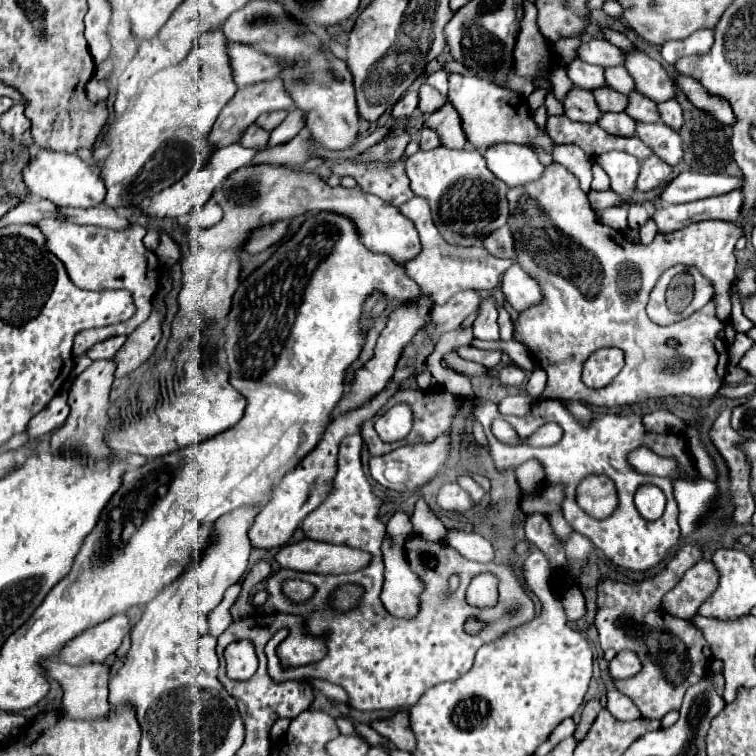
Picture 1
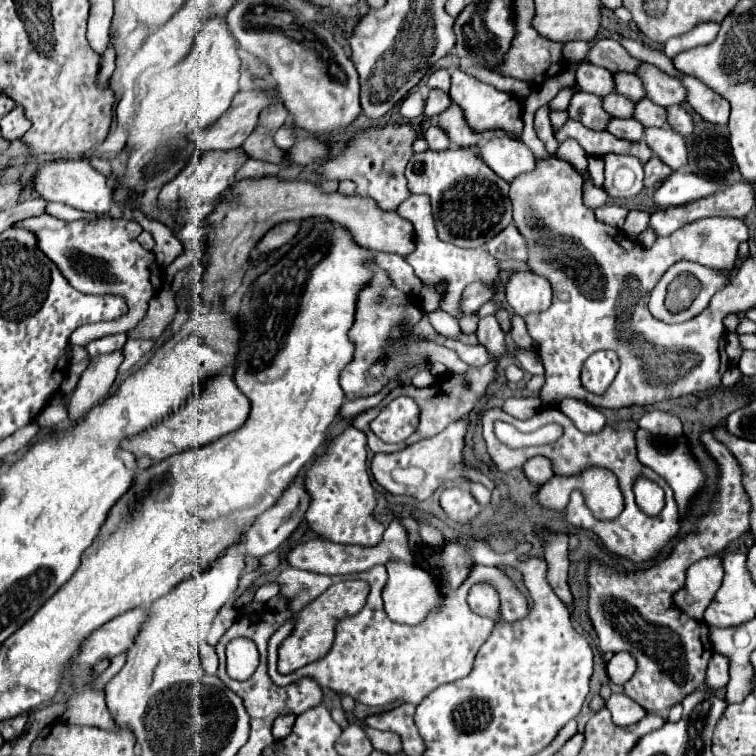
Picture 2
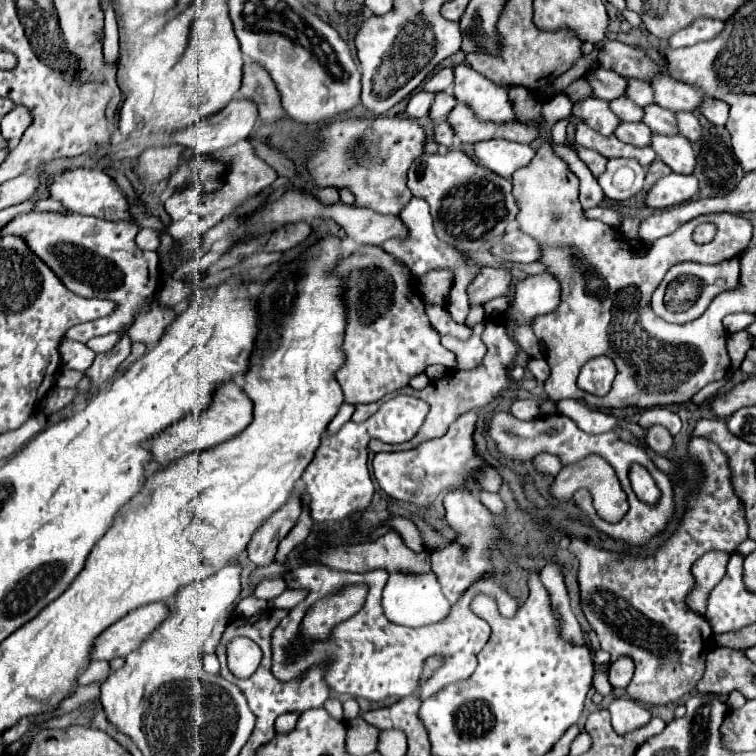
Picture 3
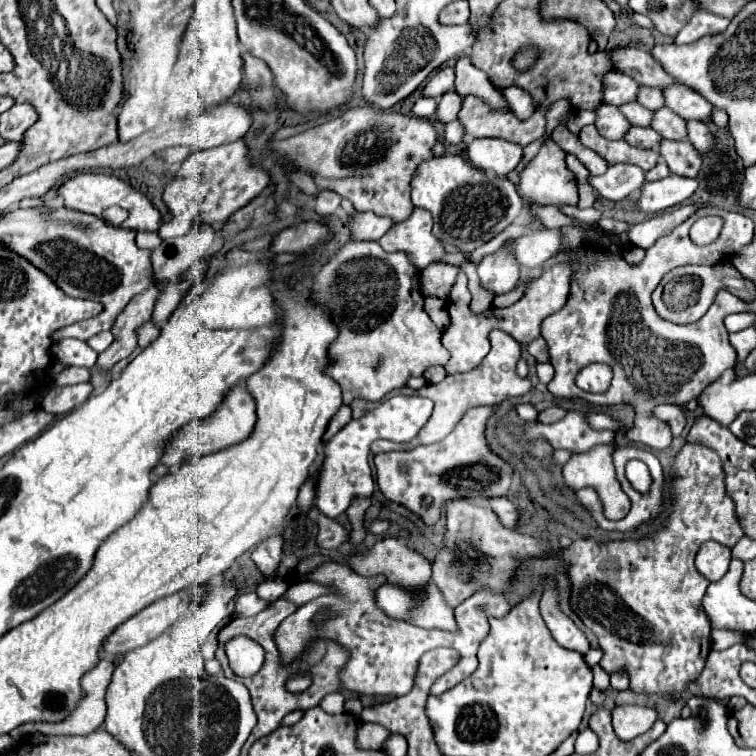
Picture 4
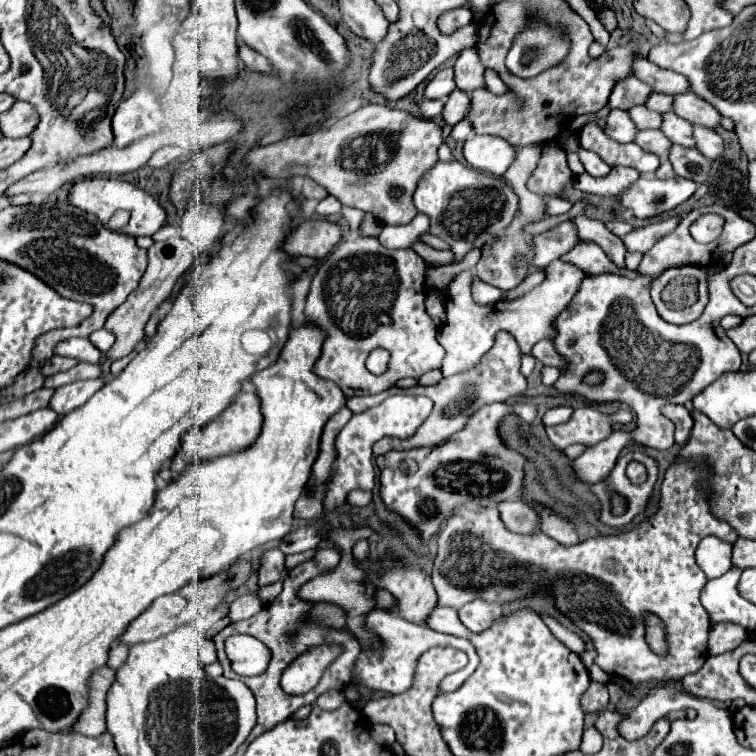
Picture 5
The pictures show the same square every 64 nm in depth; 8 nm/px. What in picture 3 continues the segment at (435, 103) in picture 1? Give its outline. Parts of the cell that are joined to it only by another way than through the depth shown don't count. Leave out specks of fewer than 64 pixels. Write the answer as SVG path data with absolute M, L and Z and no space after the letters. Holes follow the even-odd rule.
M438 92L434 96L434 102L430 106L430 118L432 120L442 120L448 116L448 112L456 106L456 98L450 92Z

